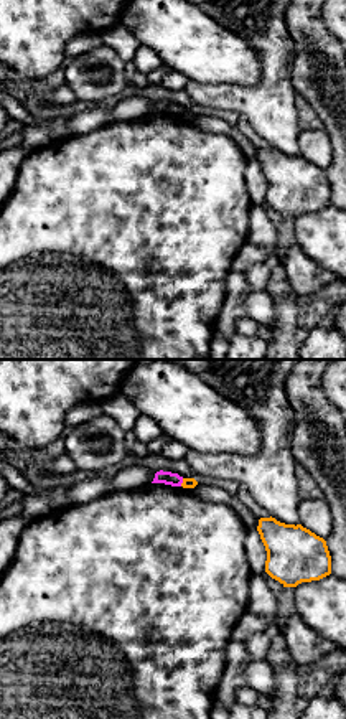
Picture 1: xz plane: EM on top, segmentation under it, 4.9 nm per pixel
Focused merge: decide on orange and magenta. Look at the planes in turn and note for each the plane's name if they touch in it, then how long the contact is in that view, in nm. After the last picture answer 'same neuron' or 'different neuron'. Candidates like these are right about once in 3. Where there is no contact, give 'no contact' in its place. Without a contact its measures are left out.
meets orange in xz; contact 40 nm long

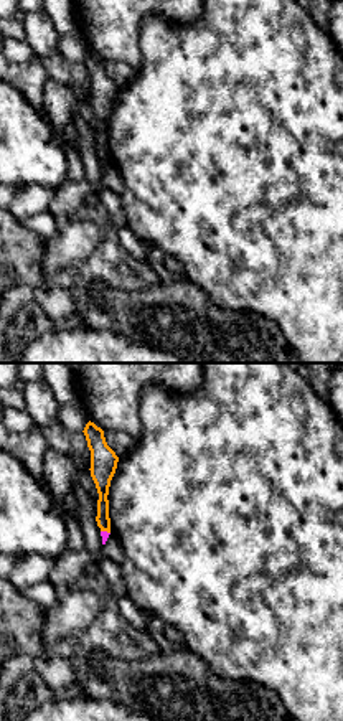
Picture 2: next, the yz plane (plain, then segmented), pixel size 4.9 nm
meets orange in yz; contact 50 nm long

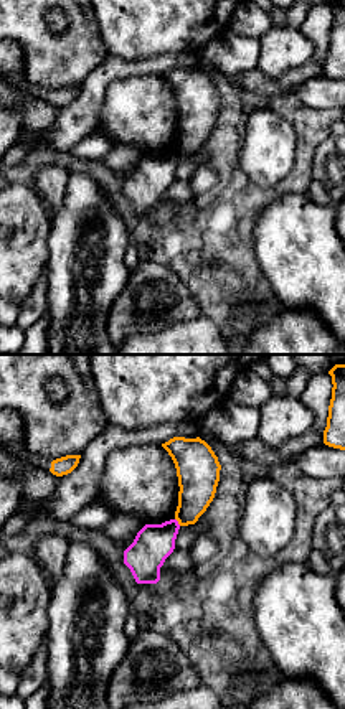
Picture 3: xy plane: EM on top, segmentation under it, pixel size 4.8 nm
meets orange in xy; contact 50 nm long

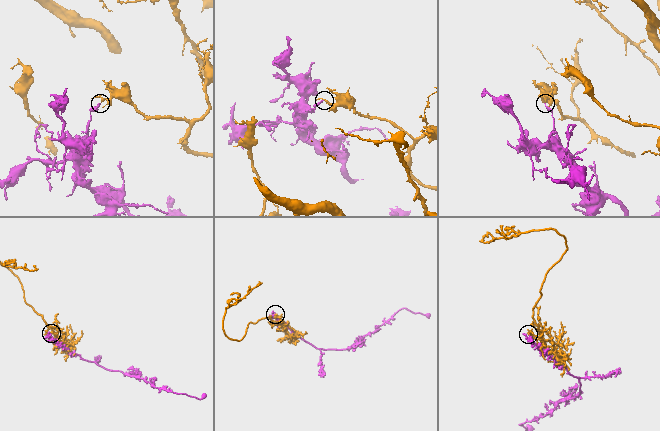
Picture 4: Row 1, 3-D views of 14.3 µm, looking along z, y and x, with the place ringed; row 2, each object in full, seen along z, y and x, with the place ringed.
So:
different neuron

